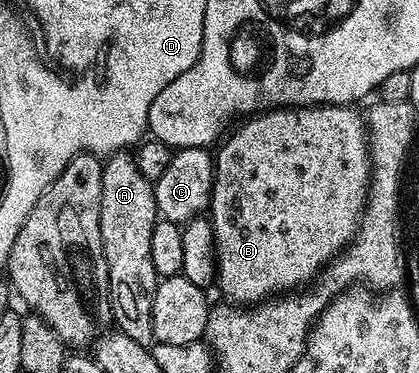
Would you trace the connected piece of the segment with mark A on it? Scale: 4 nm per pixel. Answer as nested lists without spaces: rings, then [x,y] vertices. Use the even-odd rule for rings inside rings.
[[[115,153],[103,161],[100,229],[102,250],[108,263],[108,292],[112,296],[112,319],[126,338],[148,346],[153,343],[154,294],[158,277],[150,262],[150,237],[158,219],[156,189],[138,170],[135,155]]]

